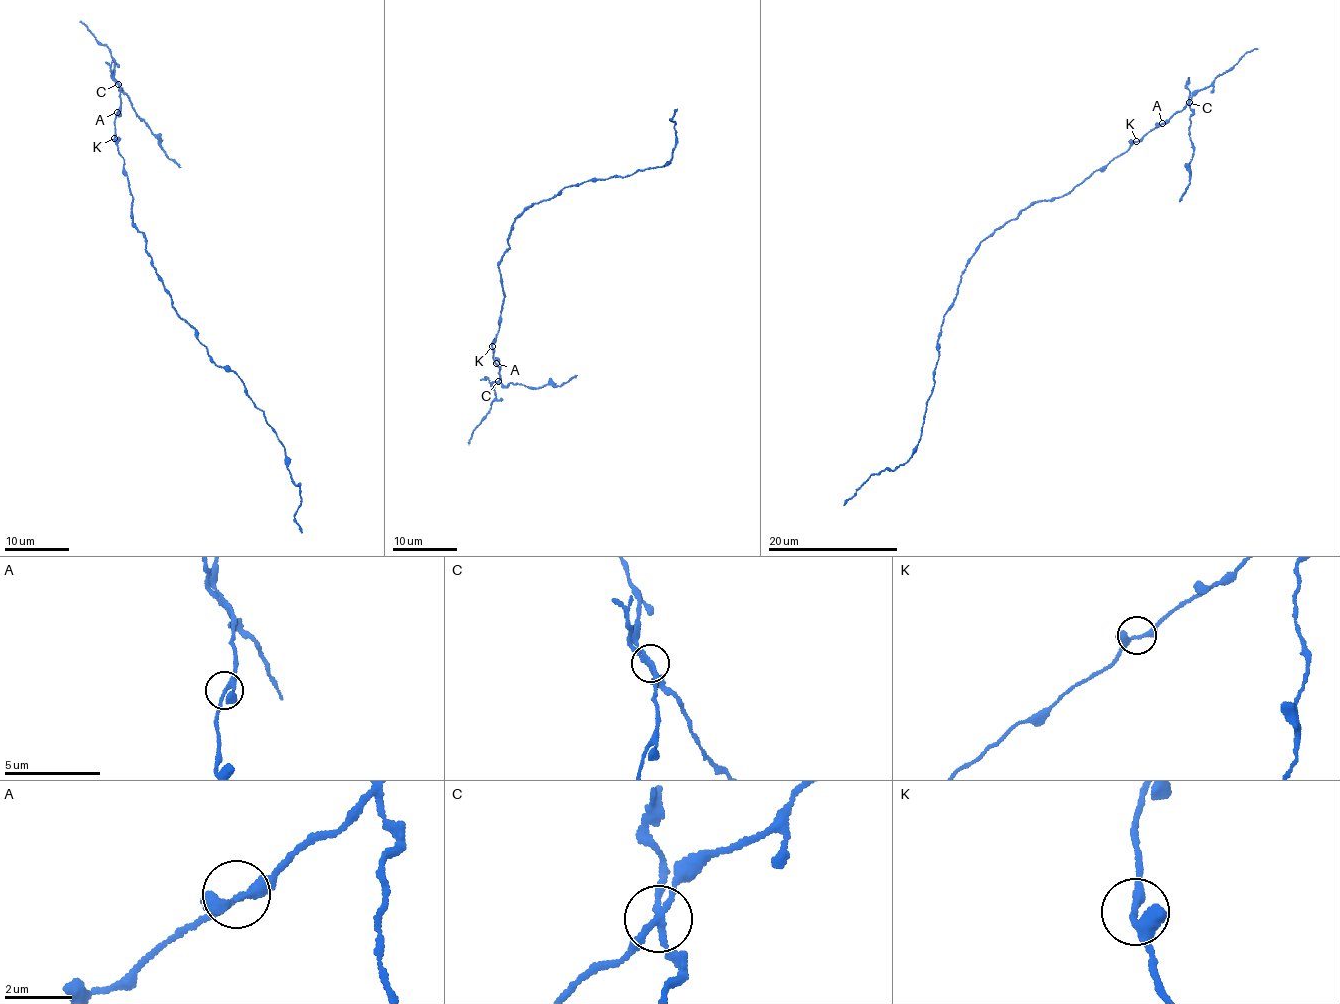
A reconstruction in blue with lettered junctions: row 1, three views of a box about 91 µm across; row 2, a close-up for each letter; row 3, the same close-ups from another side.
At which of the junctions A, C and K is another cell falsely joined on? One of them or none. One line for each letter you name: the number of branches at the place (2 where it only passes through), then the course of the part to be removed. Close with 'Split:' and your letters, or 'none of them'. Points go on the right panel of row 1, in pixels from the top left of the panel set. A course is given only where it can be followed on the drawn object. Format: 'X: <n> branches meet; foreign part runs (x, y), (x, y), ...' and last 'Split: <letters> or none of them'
C: 3 branches meet; foreign part runs (1189, 103), (1192, 114), (1188, 134), (1193, 153), (1191, 178), (1180, 202)
Split: C

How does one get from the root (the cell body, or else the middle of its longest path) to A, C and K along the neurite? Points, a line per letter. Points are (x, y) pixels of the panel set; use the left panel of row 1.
A: (152, 263), (144, 235), (130, 216), (132, 200), (128, 176), (113, 137), (113, 122), (117, 112)
C: (152, 263), (144, 235), (130, 216), (132, 200), (128, 176), (113, 137), (115, 114), (120, 101), (118, 84)
K: (152, 263), (144, 235), (130, 216), (132, 200), (125, 162), (114, 138)

